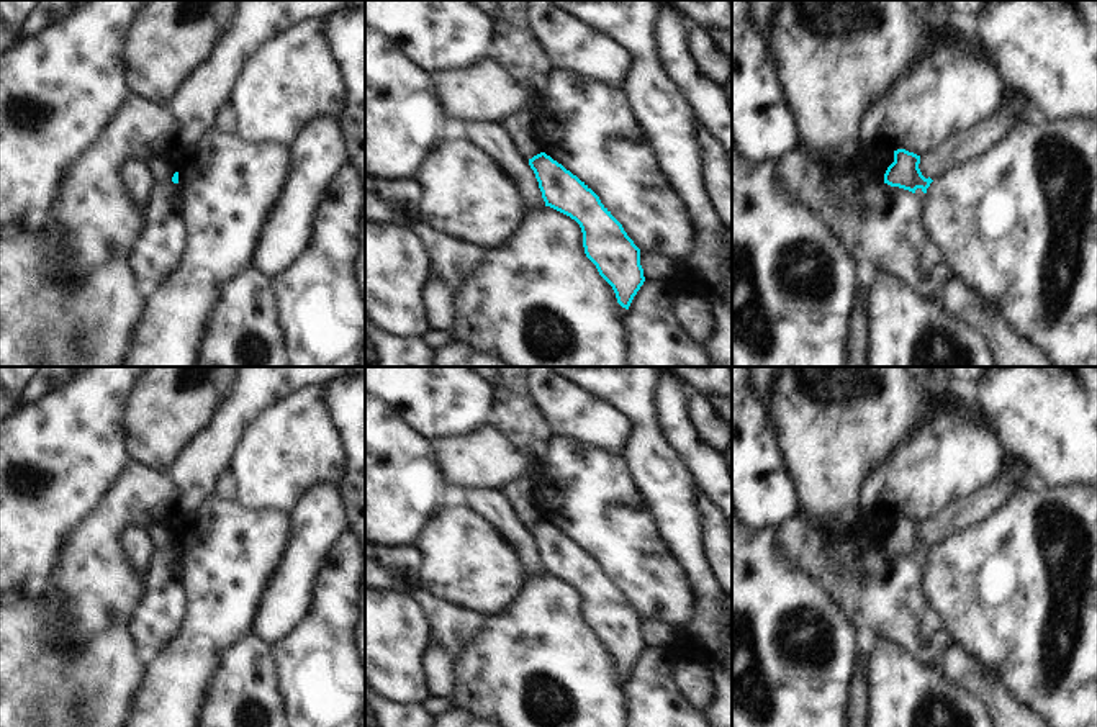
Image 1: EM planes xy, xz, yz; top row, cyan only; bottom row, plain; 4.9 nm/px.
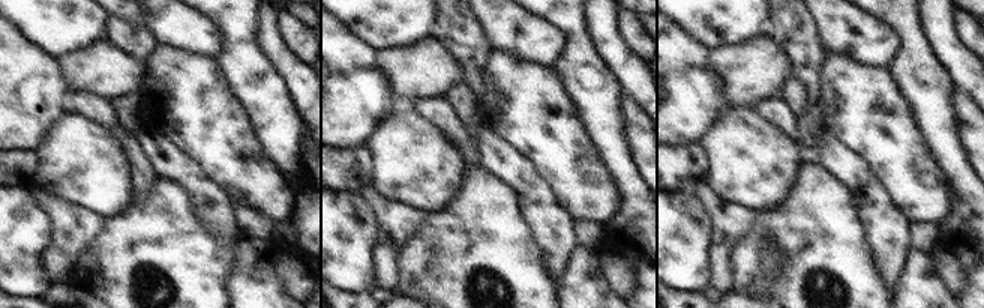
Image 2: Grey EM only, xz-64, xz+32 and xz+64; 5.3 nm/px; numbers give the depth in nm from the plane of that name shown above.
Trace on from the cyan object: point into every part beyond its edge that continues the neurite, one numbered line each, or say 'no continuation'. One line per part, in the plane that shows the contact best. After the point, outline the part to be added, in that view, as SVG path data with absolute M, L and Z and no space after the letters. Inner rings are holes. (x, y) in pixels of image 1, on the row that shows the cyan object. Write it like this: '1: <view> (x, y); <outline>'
no continuation

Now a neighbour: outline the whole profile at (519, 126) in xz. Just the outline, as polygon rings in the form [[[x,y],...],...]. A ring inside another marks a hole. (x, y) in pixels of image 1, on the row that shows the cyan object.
[[[521,110],[506,116],[499,124],[509,138],[517,156],[532,159],[542,152],[542,146],[537,142],[534,134],[535,116],[529,110]]]

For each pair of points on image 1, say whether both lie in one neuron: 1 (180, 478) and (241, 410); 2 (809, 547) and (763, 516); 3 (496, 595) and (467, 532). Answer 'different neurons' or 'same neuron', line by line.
1: same neuron
2: different neurons
3: same neuron

